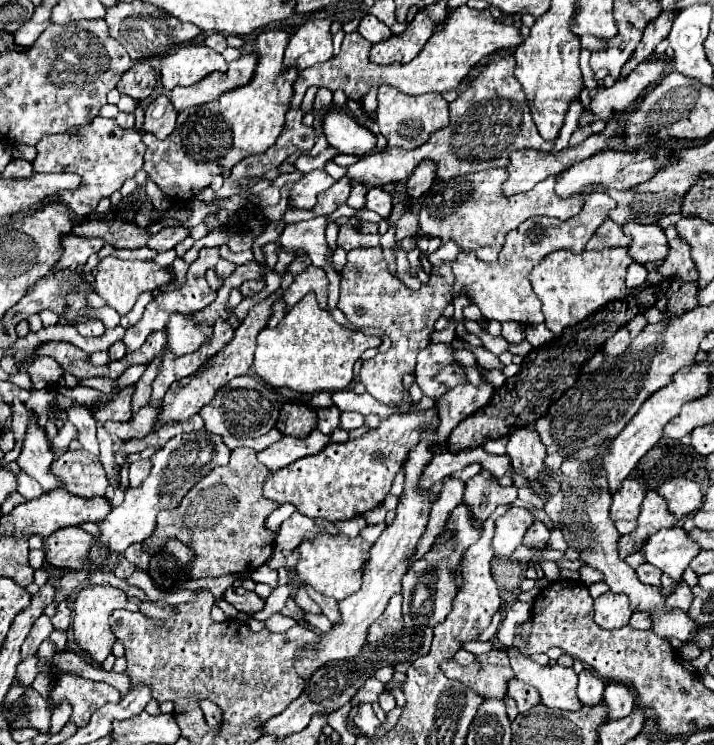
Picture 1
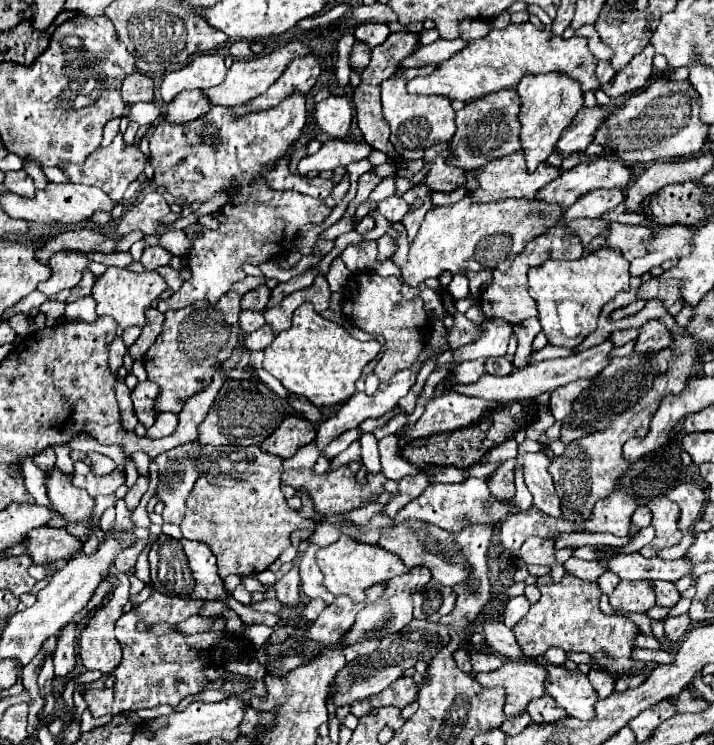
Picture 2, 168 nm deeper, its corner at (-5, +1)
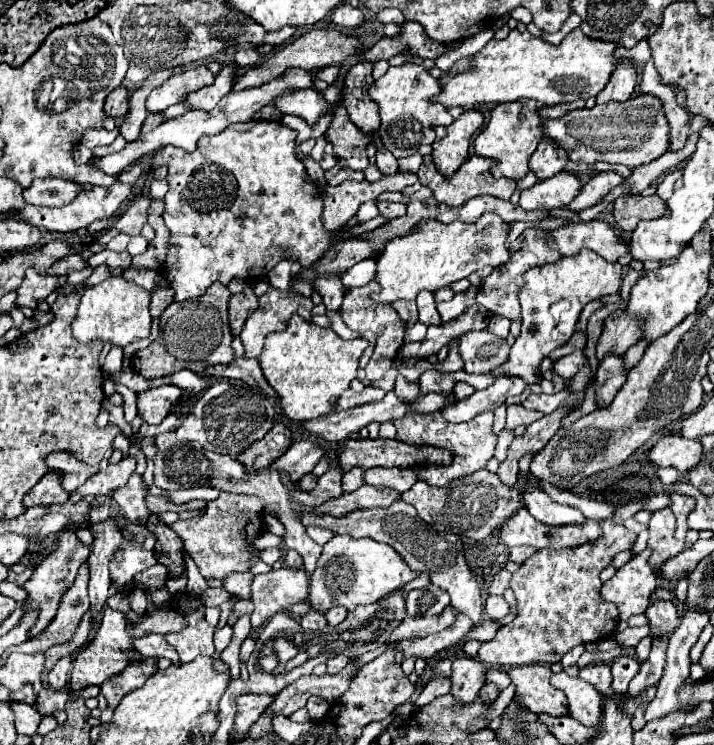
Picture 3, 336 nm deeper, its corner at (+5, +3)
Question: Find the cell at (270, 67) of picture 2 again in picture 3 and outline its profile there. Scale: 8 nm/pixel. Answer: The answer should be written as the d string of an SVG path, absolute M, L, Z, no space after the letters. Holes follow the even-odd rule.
M321 29L321 31L309 31L305 35L301 35L299 39L295 39L293 43L285 45L283 49L275 51L263 65L259 67L253 67L253 69L247 69L245 75L237 77L235 85L233 85L233 91L241 91L241 89L251 89L251 87L259 87L259 85L265 85L277 77L281 77L285 71L289 69L303 69L307 73L317 73L319 69L325 69L325 67L331 67L331 65L341 65L345 57L349 55L355 55L357 51L361 49L361 43L359 39L355 37L347 37L347 35L341 35L339 31L335 29Z

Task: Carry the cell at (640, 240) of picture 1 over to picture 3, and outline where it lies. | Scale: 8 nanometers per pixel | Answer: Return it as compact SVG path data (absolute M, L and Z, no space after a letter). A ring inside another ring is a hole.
M597 219L565 225L561 229L549 231L549 235L557 243L557 251L565 257L577 255L579 249L591 249L605 261L617 261L627 253L627 243L613 235L613 227Z

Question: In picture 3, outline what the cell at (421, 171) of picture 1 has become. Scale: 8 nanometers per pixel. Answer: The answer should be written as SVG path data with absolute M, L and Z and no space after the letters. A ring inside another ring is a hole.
M465 111L457 117L449 127L437 127L437 137L433 143L433 163L443 173L443 177L451 177L453 171L469 157L469 145L473 135L485 125L485 117L481 111Z

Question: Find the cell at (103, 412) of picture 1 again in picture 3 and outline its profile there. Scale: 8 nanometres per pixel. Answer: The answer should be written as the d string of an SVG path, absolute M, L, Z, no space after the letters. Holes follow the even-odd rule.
M163 385L157 389L149 389L145 393L139 393L139 399L137 399L139 415L151 425L159 425L167 415L173 413L173 405L181 401L181 393L183 391L175 385Z

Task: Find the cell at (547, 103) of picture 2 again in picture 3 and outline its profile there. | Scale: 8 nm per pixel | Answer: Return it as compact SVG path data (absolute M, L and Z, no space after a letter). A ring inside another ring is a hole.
M513 101L513 103L497 105L491 111L487 127L475 139L475 153L479 157L487 157L495 161L495 165L491 167L493 177L497 179L507 177L519 181L529 173L529 157L537 149L539 141L543 139L541 123L543 119L537 115L535 101Z

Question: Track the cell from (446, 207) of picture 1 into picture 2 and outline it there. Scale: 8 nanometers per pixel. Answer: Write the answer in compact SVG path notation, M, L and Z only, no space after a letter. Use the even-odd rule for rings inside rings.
M467 173L465 181L465 195L461 201L447 205L447 207L431 207L421 223L421 229L411 245L409 261L401 267L403 281L417 287L429 277L439 277L443 271L461 273L461 271L483 271L483 269L497 269L501 263L511 261L517 253L523 251L525 243L535 239L535 235L541 235L543 231L555 227L555 219L563 215L561 207L555 207L553 203L543 203L541 199L507 199L497 203L473 203L471 191L475 191L475 173Z

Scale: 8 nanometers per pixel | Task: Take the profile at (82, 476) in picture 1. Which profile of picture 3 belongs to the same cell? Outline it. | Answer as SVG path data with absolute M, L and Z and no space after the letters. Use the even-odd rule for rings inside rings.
M127 455L121 463L109 465L105 471L99 471L97 475L89 477L75 493L71 493L69 501L77 503L79 499L93 499L97 495L107 495L113 489L121 489L127 483L127 479L133 475L135 463L137 459Z

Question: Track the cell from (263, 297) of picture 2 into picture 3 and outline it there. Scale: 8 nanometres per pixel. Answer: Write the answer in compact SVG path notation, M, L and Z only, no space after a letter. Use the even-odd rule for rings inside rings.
M247 287L243 293L233 295L229 299L229 325L231 325L233 335L241 333L245 321L255 309L257 309L257 295L253 293L251 287Z

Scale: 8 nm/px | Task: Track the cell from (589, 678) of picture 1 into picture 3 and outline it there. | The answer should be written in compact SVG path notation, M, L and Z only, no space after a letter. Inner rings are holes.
M595 663L587 665L579 671L579 677L587 683L591 683L599 693L607 693L611 687L611 667L607 663Z

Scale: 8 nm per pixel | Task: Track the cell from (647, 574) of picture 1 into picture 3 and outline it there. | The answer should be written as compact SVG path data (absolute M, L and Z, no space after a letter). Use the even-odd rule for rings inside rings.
M657 601L649 605L645 615L651 625L651 633L649 633L651 639L659 637L661 633L673 633L673 629L677 629L679 625L679 615L671 601Z

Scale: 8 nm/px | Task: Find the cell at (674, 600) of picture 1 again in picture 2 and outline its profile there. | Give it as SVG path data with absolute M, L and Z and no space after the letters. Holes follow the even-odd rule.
M683 613L683 615L677 615L677 617L667 617L665 619L665 637L669 641L679 641L689 627L691 627L689 613Z

